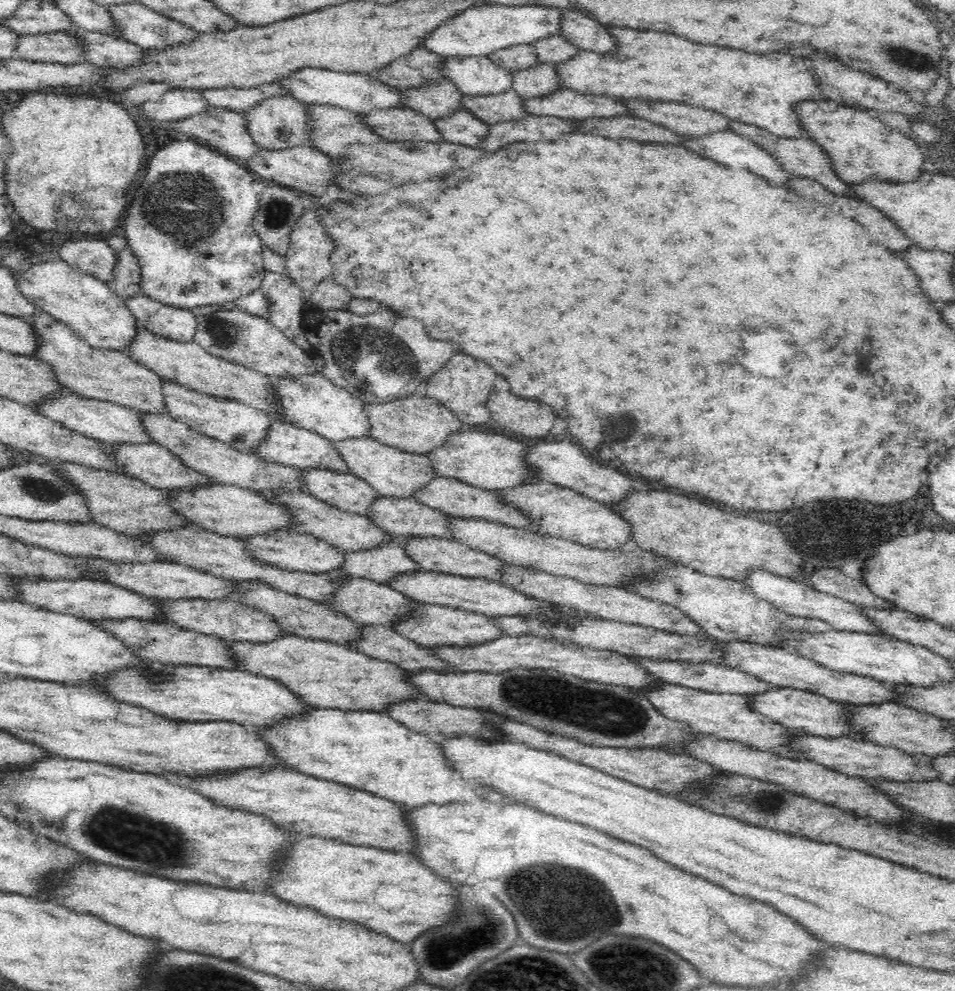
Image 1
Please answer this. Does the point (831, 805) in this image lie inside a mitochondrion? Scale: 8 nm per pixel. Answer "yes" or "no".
no

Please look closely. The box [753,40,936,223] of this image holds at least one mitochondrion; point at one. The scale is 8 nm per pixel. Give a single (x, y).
(901, 56)

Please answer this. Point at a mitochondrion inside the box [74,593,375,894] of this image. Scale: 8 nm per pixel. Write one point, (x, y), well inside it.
(112, 828)

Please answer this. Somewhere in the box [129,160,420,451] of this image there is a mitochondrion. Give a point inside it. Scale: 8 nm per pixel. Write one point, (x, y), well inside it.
(185, 206)

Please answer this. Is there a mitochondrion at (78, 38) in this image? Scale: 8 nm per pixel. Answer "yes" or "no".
no

